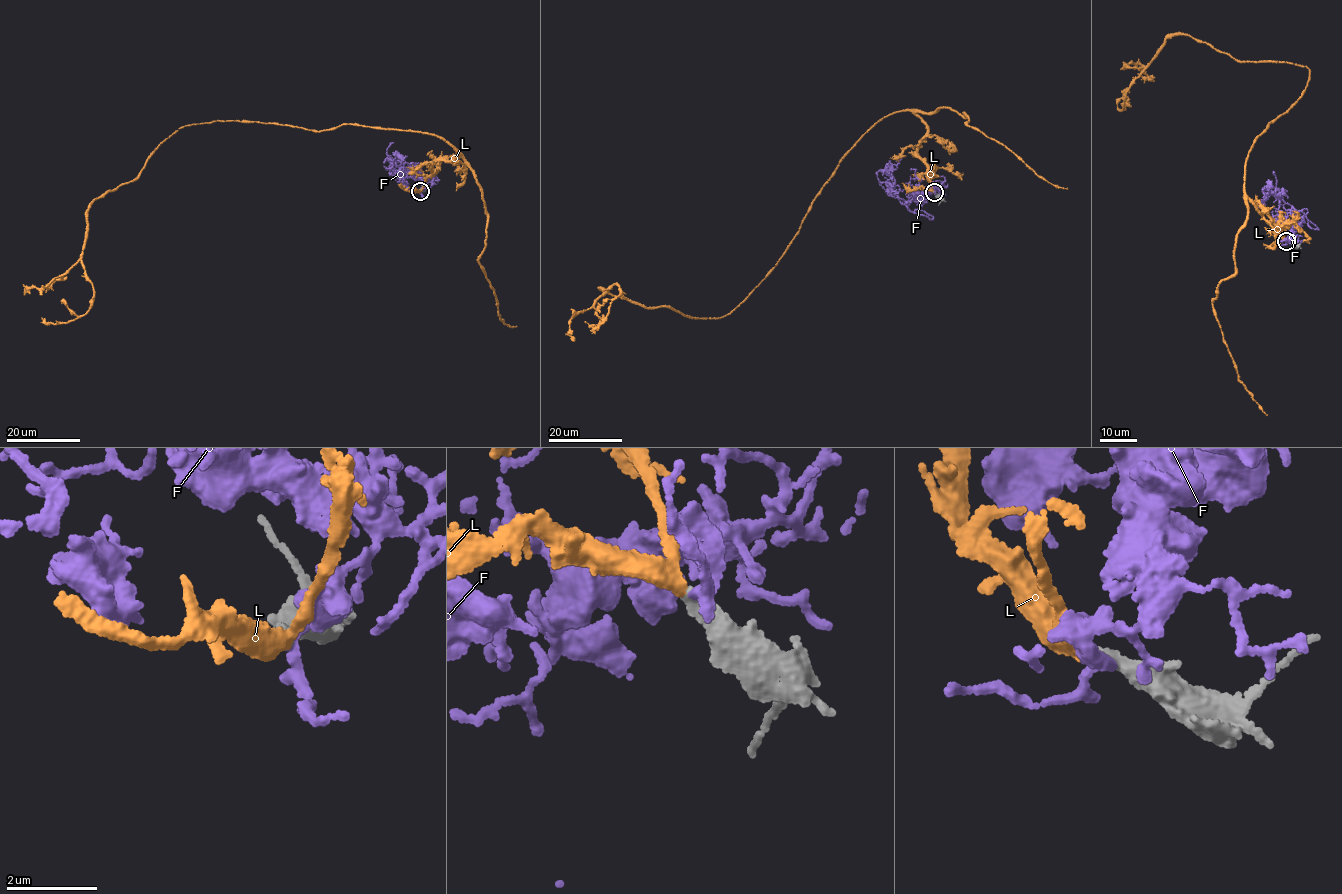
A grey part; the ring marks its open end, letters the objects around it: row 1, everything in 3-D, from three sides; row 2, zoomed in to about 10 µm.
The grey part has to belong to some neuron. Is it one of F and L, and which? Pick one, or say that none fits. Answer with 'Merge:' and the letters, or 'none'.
Merge: L

